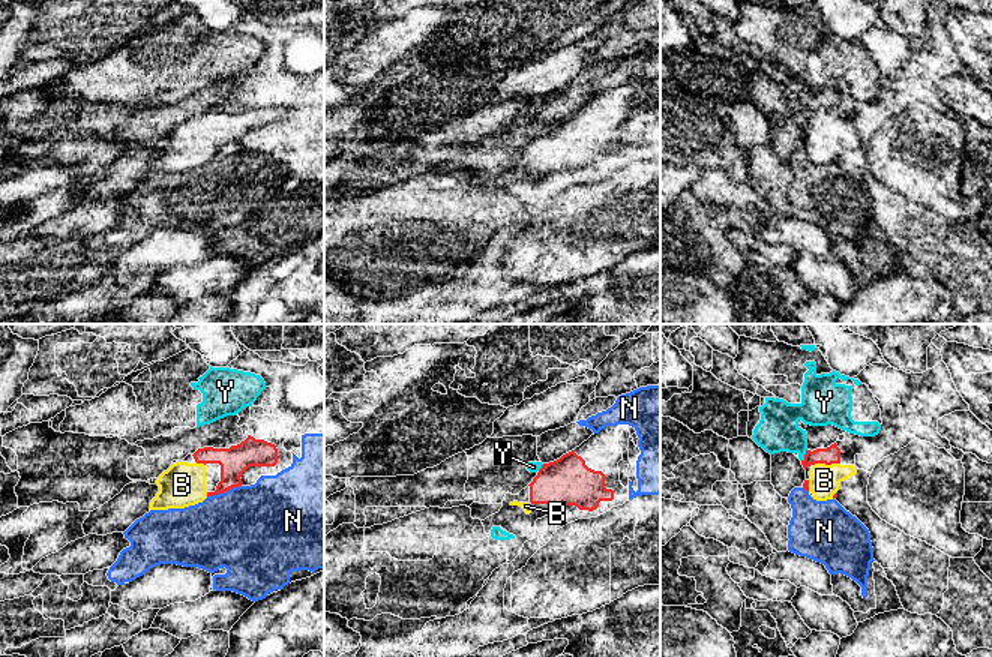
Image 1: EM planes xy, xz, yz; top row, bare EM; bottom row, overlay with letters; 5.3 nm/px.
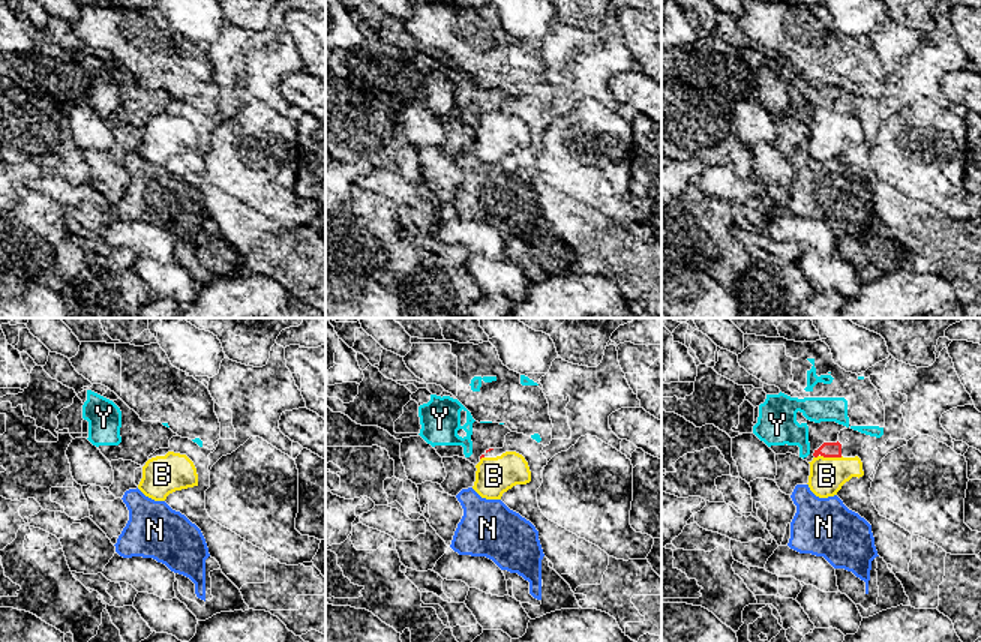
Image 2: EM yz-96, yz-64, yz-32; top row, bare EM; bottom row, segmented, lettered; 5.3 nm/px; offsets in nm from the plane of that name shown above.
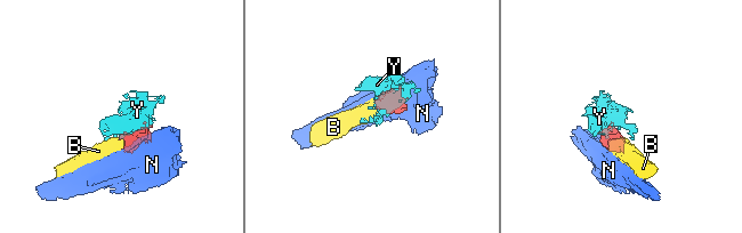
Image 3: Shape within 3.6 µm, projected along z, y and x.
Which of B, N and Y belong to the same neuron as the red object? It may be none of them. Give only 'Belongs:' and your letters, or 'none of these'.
Belongs: B

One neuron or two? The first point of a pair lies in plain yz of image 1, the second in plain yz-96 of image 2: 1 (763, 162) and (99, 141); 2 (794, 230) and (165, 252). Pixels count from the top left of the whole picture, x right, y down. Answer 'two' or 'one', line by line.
1: two
2: one

